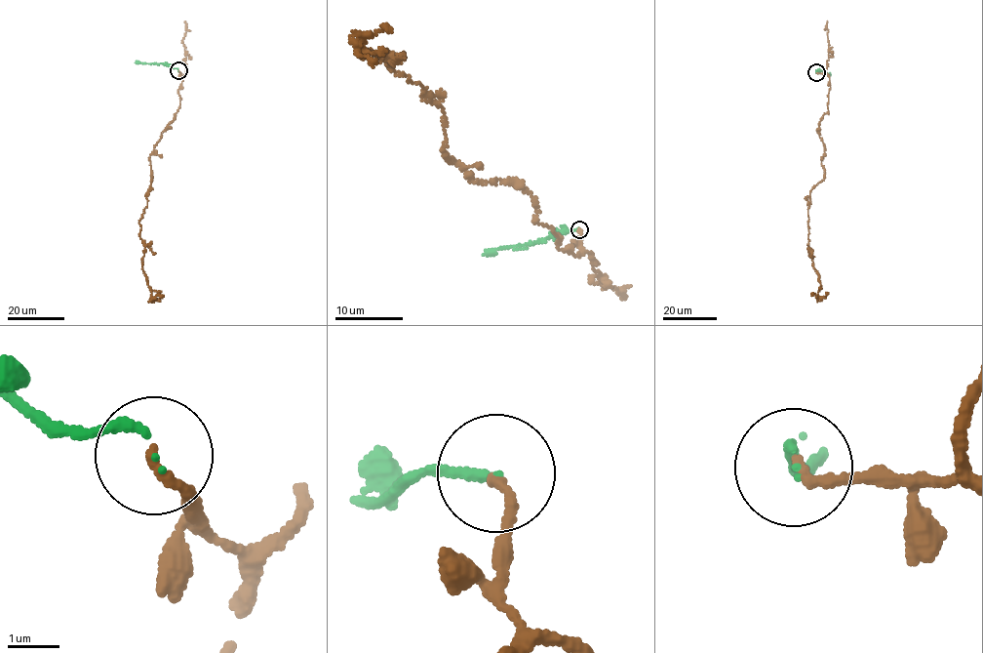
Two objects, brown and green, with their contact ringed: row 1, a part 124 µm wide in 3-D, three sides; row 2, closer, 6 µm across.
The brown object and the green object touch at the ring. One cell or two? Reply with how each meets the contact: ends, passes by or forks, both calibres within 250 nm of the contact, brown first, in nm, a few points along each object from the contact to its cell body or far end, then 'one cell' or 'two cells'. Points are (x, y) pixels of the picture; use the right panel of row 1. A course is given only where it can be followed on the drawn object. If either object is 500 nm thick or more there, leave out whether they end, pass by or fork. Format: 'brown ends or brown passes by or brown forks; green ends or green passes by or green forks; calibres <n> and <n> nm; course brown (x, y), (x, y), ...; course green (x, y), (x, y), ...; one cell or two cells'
brown ends; green ends; calibres 170 and 140 nm; course brown (816, 72), (826, 73), (830, 88), (819, 123), (824, 180), (810, 192), (808, 255), (817, 295), (826, 292); course green (816, 72), (821, 70), (831, 73); one cell

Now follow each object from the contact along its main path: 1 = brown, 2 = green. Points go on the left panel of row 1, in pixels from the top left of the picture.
1: (178, 70), (180, 106), (148, 158), (150, 187), (138, 221), (143, 271), (151, 300), (160, 299)
2: (178, 70), (162, 63), (136, 61)

